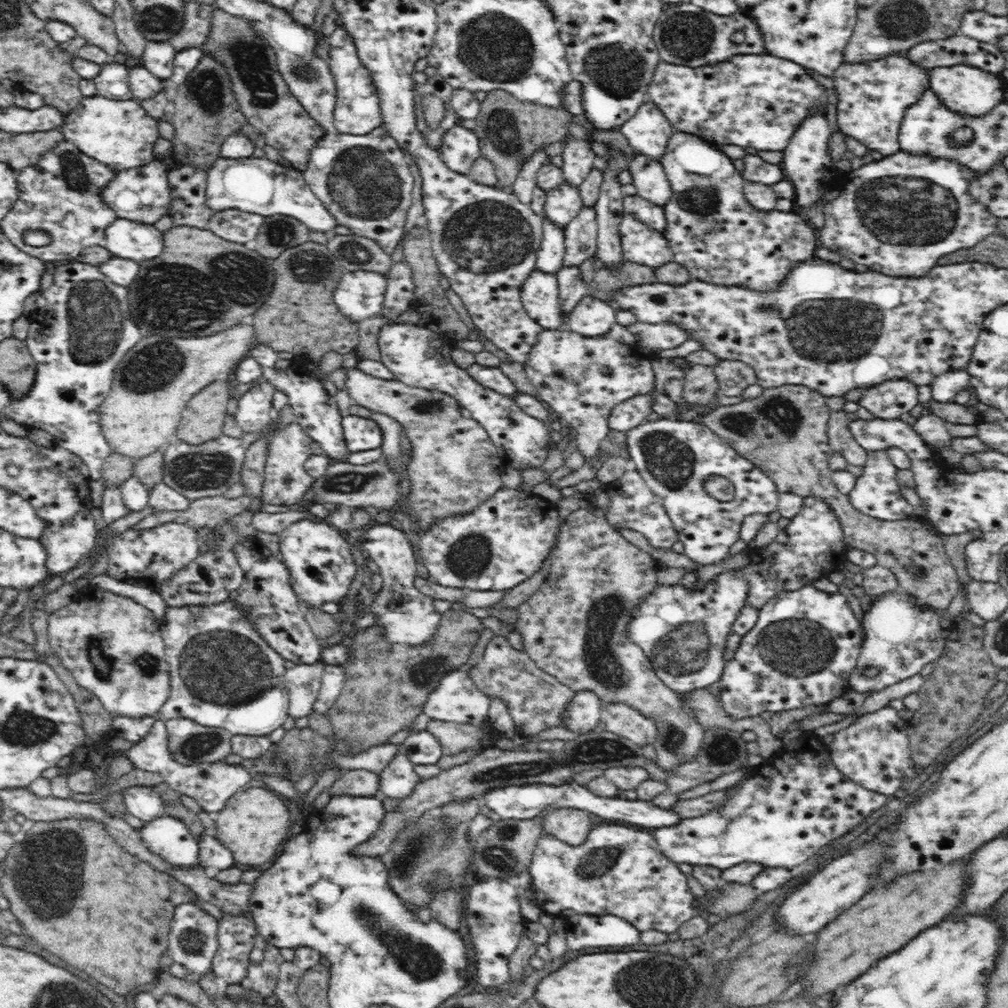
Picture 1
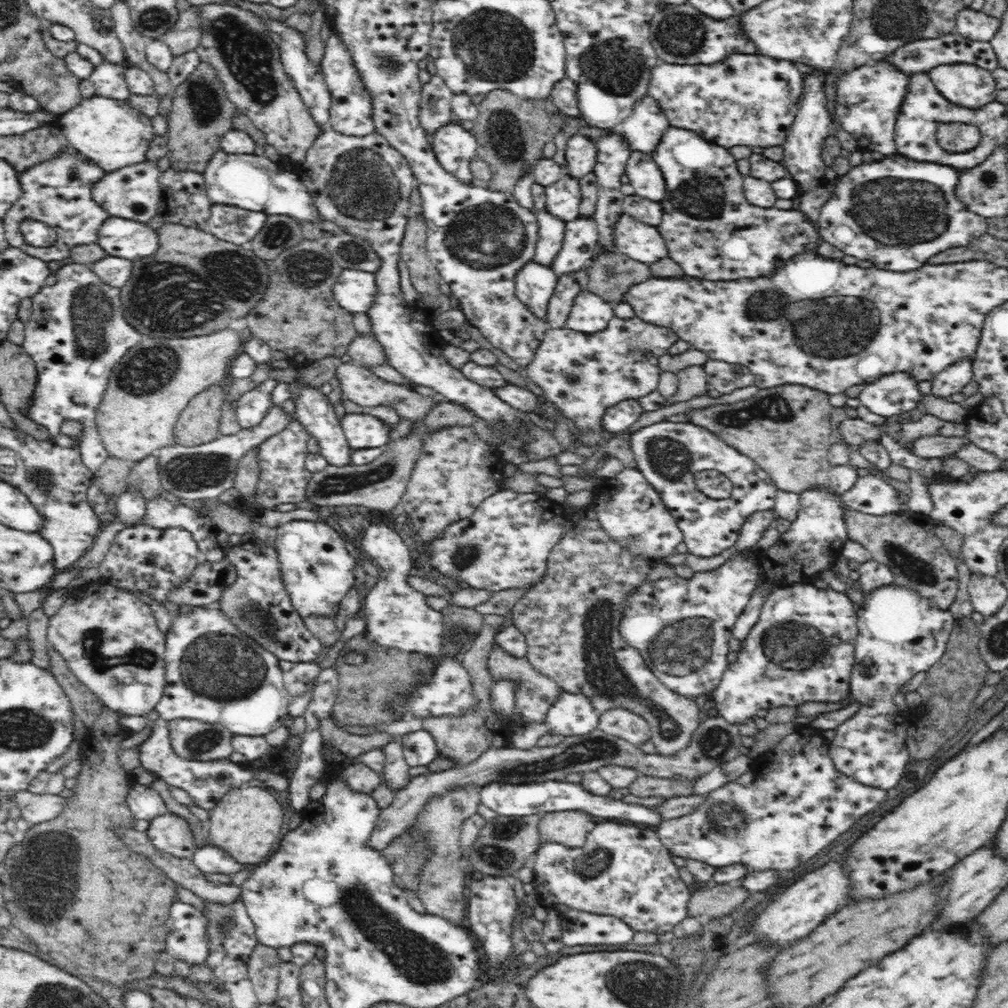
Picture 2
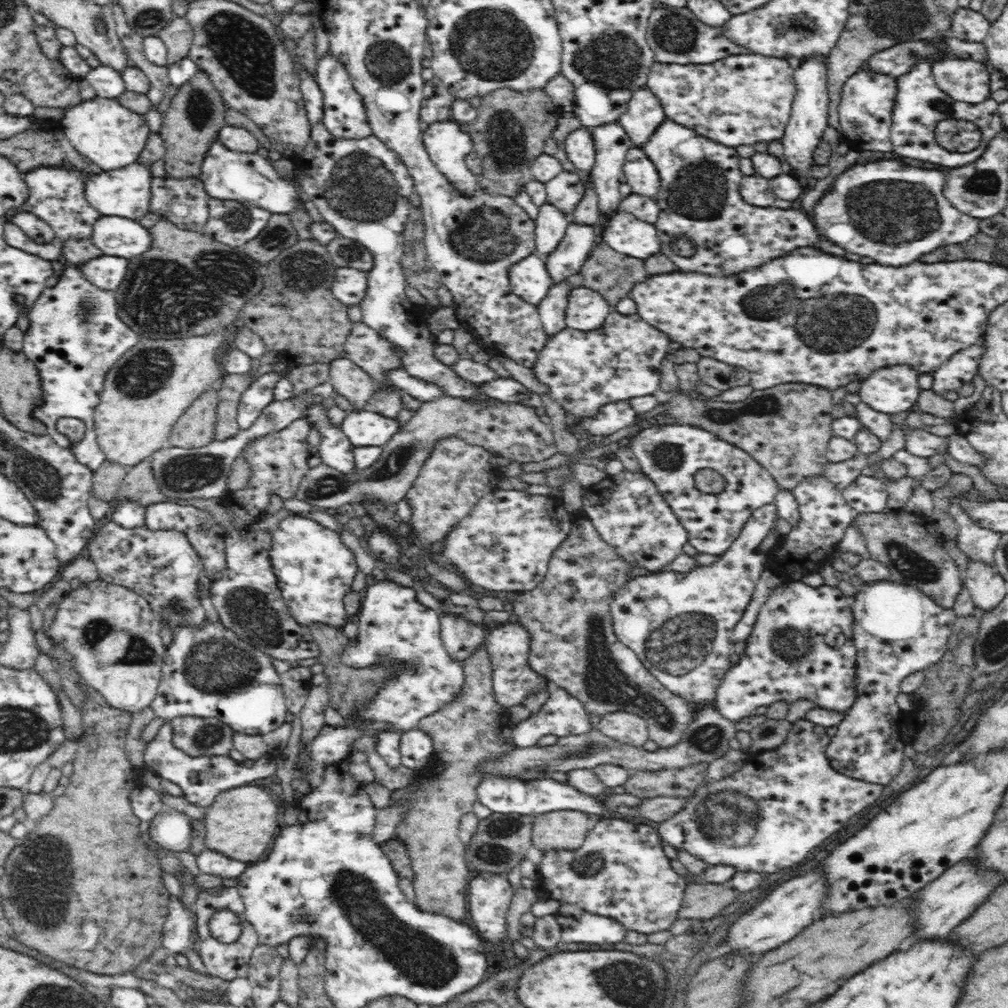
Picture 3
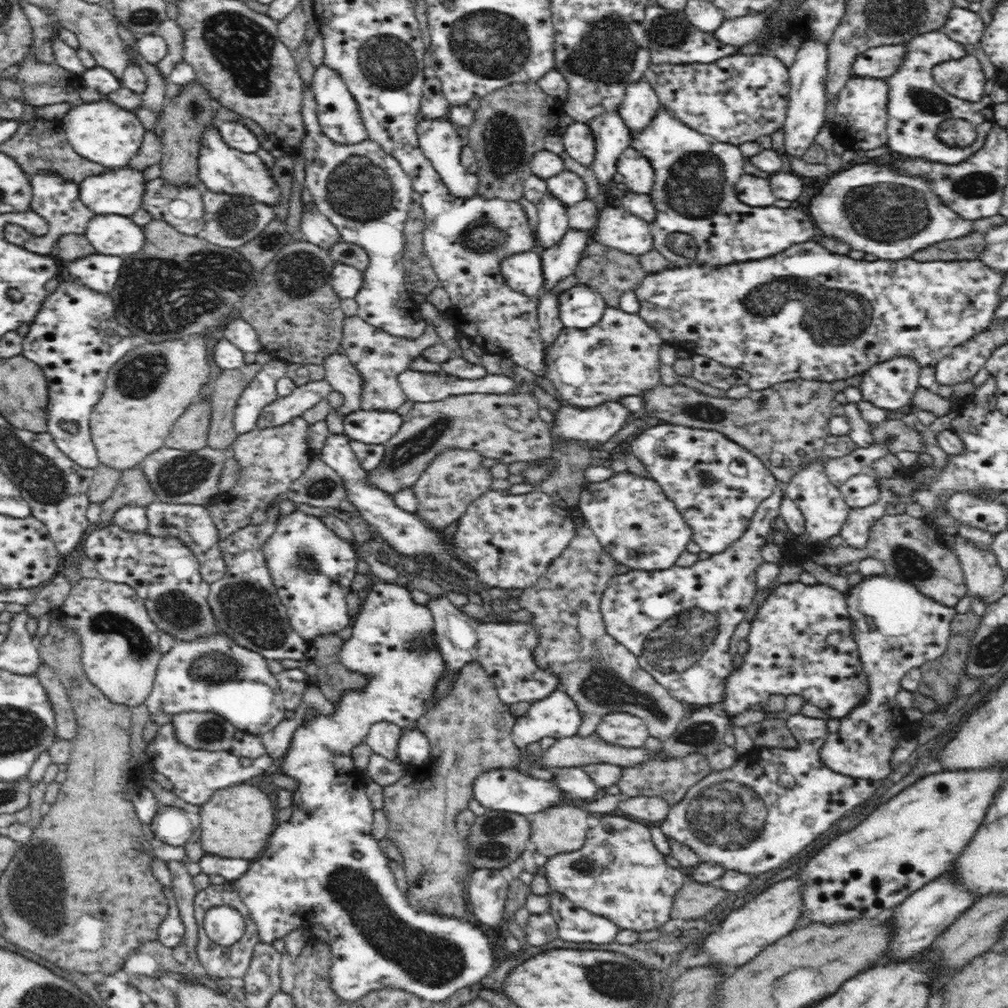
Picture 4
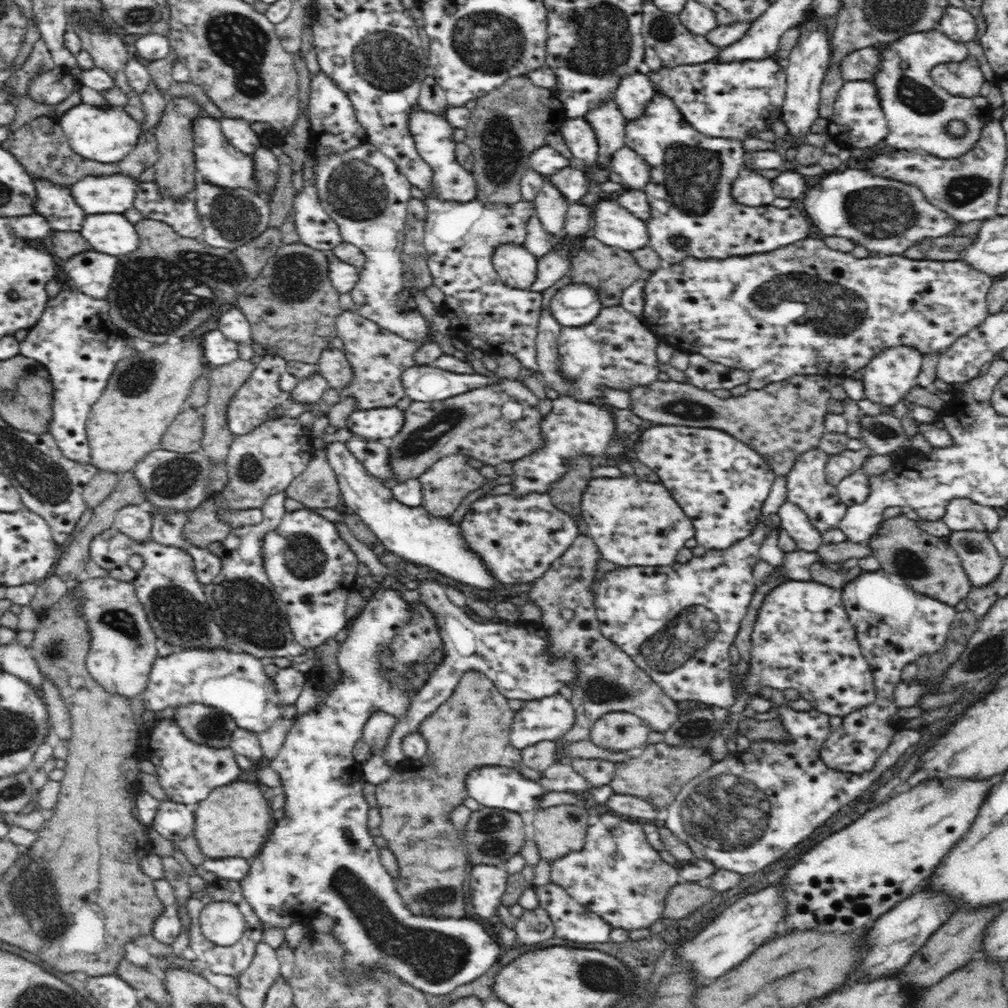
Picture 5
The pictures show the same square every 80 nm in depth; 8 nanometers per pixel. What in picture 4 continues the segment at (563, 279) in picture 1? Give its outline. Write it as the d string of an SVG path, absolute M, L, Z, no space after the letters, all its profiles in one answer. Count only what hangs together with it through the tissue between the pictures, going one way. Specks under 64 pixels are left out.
M544 292L540 296L540 304L538 306L538 330L541 334L542 347L544 347L544 352L548 350L557 339L560 331L565 327L558 317L559 311L559 298Z

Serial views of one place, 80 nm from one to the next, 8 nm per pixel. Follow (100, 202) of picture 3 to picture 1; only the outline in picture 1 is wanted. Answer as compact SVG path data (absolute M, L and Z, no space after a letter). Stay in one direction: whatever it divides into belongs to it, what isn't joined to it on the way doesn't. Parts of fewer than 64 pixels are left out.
M157 158L136 169L118 171L114 180L106 186L106 190L102 190L102 199L107 206L113 208L117 218L154 225L158 218L168 215L168 206L174 202L174 199L171 199L170 183L167 182L168 172L169 169Z

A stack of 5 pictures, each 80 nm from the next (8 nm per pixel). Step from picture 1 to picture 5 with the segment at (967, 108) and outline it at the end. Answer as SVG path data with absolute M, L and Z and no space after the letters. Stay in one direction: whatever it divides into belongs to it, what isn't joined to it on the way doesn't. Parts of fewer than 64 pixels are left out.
M971 54L962 62L942 63L931 70L933 81L954 96L974 98L978 96L984 75L976 57Z

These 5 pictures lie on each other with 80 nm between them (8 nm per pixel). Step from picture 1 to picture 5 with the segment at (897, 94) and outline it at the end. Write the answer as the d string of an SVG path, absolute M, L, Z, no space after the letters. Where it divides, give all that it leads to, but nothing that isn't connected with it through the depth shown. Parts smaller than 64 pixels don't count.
M872 81L845 82L834 101L833 114L828 119L827 134L830 140L843 148L874 146L888 136L888 123L878 99L877 86Z

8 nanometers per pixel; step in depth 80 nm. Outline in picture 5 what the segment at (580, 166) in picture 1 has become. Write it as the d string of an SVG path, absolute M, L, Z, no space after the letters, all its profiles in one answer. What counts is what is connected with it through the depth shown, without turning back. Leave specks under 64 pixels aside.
M585 116L568 117L561 126L561 134L576 159L595 165L599 151L597 135Z

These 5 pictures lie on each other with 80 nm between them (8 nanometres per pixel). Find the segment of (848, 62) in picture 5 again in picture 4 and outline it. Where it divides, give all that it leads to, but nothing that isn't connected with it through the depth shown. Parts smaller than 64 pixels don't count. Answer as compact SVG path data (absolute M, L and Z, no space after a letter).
M876 45L856 58L850 66L850 78L888 78L890 74L894 74L897 64L902 64L904 54L904 45Z

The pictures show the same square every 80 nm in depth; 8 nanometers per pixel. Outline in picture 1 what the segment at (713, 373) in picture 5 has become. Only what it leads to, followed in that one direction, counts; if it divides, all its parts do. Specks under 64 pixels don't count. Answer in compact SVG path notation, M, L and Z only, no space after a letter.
M721 360L712 366L712 371L718 381L718 392L726 396L738 396L757 380L754 369L742 361Z

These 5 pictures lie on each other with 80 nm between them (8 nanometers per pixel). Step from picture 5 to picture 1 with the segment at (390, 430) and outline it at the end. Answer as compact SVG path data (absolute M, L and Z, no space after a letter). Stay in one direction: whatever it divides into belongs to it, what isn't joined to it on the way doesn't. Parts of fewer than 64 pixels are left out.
M346 413L342 418L342 426L344 440L350 453L381 448L384 442L380 426L371 418Z

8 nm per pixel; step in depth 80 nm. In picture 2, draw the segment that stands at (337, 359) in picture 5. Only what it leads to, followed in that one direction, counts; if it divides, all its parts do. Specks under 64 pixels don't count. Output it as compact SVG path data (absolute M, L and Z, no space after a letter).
M342 362L336 366L334 372L339 386L342 390L342 396L348 400L352 400L358 404L358 406L380 406L388 405L391 409L394 409L400 417L408 418L412 420L413 425L419 424L426 416L428 412L437 405L440 400L446 400L446 398L438 397L428 391L418 391L416 389L410 389L402 383L393 383L378 378L370 369L362 367L354 362Z

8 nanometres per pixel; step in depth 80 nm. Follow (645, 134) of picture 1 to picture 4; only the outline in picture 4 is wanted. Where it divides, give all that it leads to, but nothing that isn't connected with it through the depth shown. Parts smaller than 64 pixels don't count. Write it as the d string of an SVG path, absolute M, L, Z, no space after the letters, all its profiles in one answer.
M642 78L628 86L616 112L620 113L627 128L636 136L656 116L658 106L658 95L652 85Z

